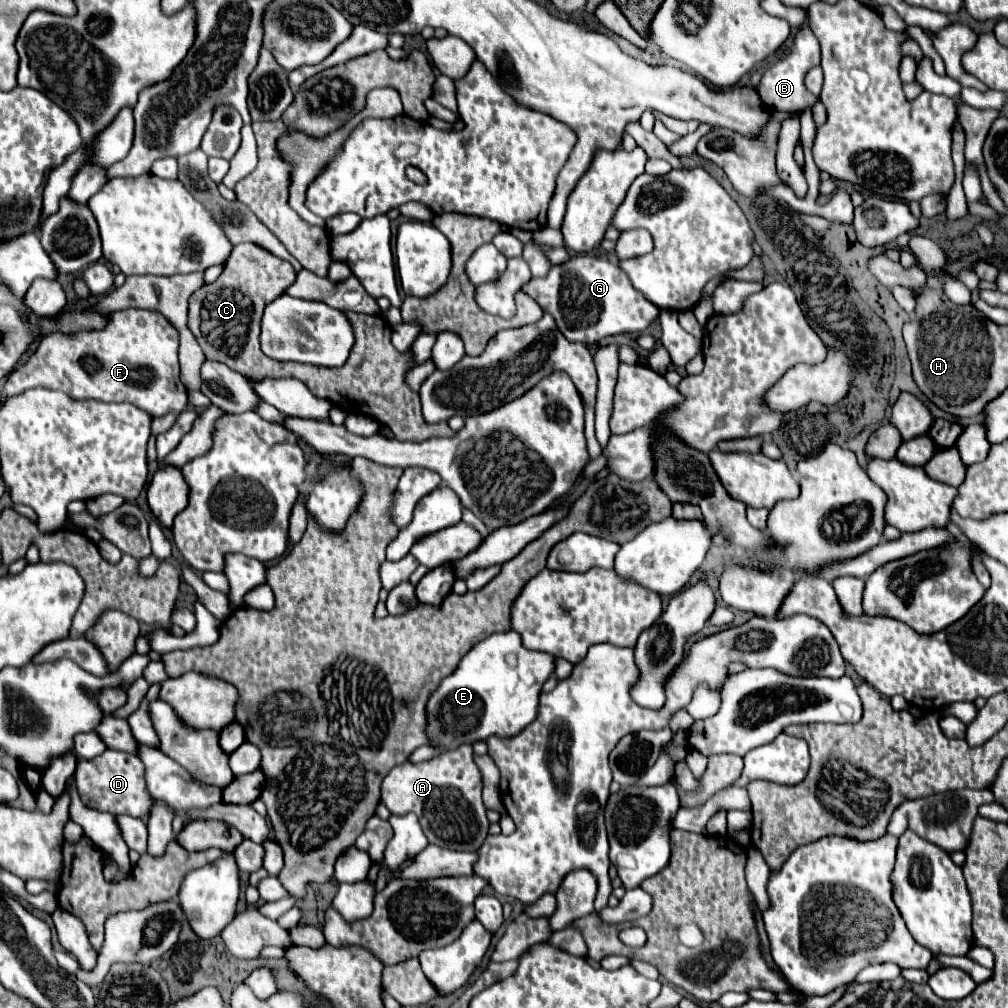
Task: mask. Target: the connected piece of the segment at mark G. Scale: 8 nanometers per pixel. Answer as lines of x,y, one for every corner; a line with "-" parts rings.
577,255
567,259
561,265
551,265
551,271
547,273
547,277
531,277
523,287
523,293
527,293
529,297
533,297
539,307
549,313
555,323
557,329
569,339
569,341
579,341
579,343
597,343
603,337
609,335
617,335
617,333
633,333
633,331
643,331
647,329
657,317
659,317
659,307
655,307
653,303
649,303
629,281
629,277
613,263
601,259
601,257
593,257
593,255

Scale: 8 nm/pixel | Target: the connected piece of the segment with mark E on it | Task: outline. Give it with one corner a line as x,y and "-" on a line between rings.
517,631
493,633
479,641
459,663
453,675
443,679
427,703
427,733
433,745
455,749
491,735
513,737
535,721
543,683
555,671
555,655
523,647

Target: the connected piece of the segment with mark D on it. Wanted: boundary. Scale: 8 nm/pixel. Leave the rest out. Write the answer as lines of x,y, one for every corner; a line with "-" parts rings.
107,749
95,759
81,761
75,771
75,783
83,803
87,803
87,807
95,807
97,811
107,811
113,815
131,815
139,819
147,817
151,811
151,797
143,777
143,763
131,753

